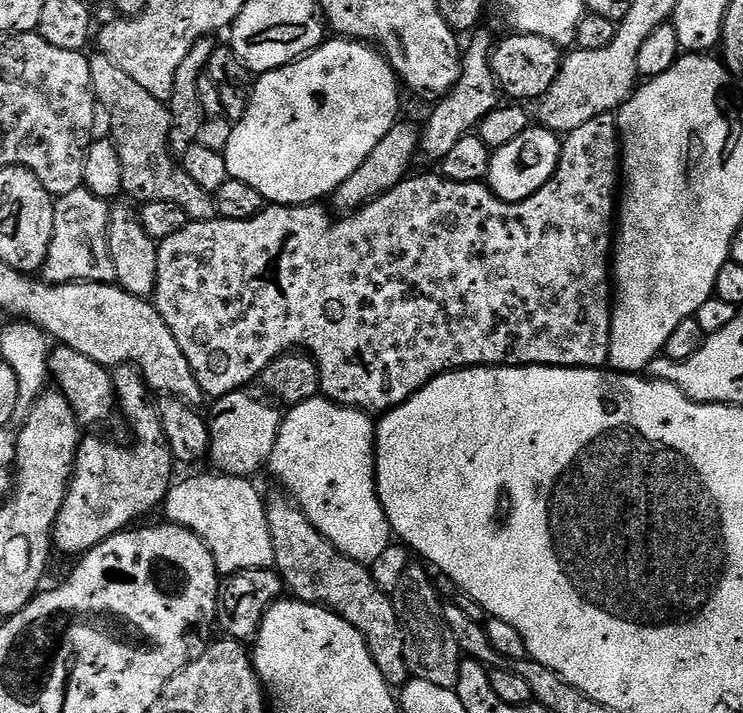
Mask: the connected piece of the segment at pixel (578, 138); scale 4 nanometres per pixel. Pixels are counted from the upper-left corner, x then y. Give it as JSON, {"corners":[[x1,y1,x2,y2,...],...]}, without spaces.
{"corners":[[607,112,598,118,590,118,586,126,578,126,578,130,567,133,563,137,560,150,560,161,546,186,538,190,530,198,526,198,517,204,508,204,504,200,498,199,488,187,487,183,463,184,453,180,445,180,443,175,436,176,415,176,409,175,401,180,398,186,394,186,386,194,379,196,377,200,371,200,369,204,359,208,356,212,349,212,341,215,341,220,332,220,332,216,323,207,323,203,314,204,273,204,265,207,263,212,259,212,254,218,249,220,225,220,217,218,214,220,198,220,190,222,178,234,170,234,170,238,159,241,158,244,158,278,156,279,156,290,154,293,154,303,158,314,162,314,162,322,170,326,170,334,174,334,174,342,182,346,182,354,186,354,186,362,190,362,194,378,198,382,201,393,205,397,213,396,219,398,238,392,249,387,248,383,255,381,278,357,293,350,306,350,316,364,316,369,320,371,320,390,327,399,335,404,344,404,347,408,361,408,363,412,369,414,383,414,392,408,397,408,399,404,405,404,418,390,431,382,435,376,441,376,444,372,456,372,460,368,499,368,501,366,527,366,529,364,547,364,549,366,559,366,562,368,604,368,608,364,610,354,610,326,612,325,612,301,610,299,610,257,614,247,614,217,618,212,618,189,622,184,622,145,620,143,620,125,617,117,613,113]]}

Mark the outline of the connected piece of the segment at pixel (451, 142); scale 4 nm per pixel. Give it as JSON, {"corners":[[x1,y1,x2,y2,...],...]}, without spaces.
{"corners":[[488,32,478,33,469,44,466,44,462,52,458,82,448,95,441,96,435,101,436,109,429,114,428,125,422,128,419,146,419,151,423,155,425,152,433,162,443,160,457,142,462,142,464,136,475,133,479,129,482,118,486,118,486,114,501,107,502,93,492,73,493,47,494,39,492,40]]}

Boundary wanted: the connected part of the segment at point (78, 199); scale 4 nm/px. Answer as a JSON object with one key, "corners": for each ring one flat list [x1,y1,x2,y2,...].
{"corners":[[75,188,55,201,54,234,42,276,50,284,110,284,116,279,108,249,109,201,100,200,87,188]]}

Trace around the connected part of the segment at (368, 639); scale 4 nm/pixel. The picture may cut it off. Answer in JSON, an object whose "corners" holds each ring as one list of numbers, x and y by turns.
{"corners":[[279,495,267,497,265,512,269,522,270,538,273,539,274,568,279,572,281,580,284,581,285,589,295,599,305,600,308,604,323,605,330,611,337,612,346,622,350,622,350,626,354,626,364,635,364,641,368,644,370,654,389,685,403,686,407,684,410,673,404,657,404,630,400,627,400,619,396,617,391,595,376,585,369,565,359,564,358,561,344,556,315,528,310,522,310,518,306,518,306,514,295,502,287,495]]}

